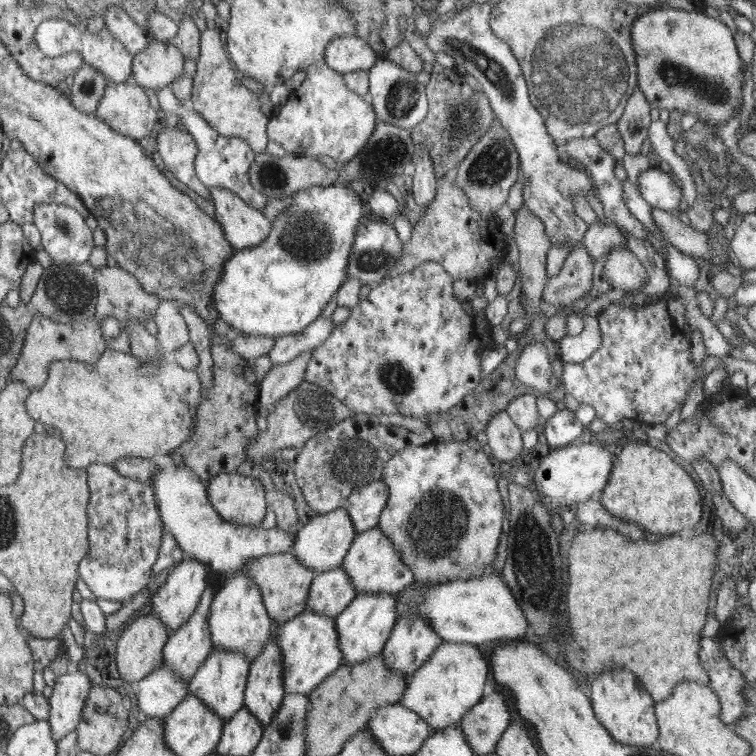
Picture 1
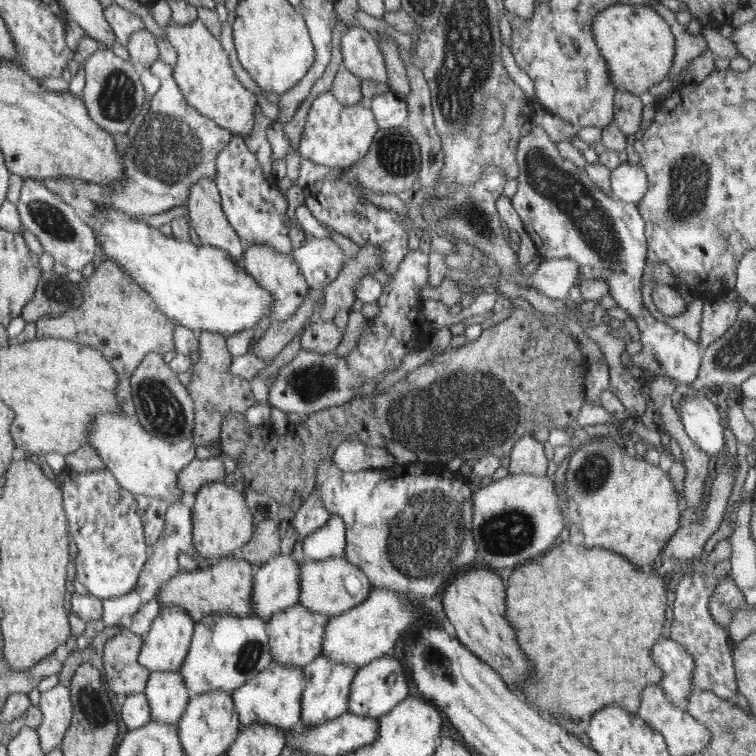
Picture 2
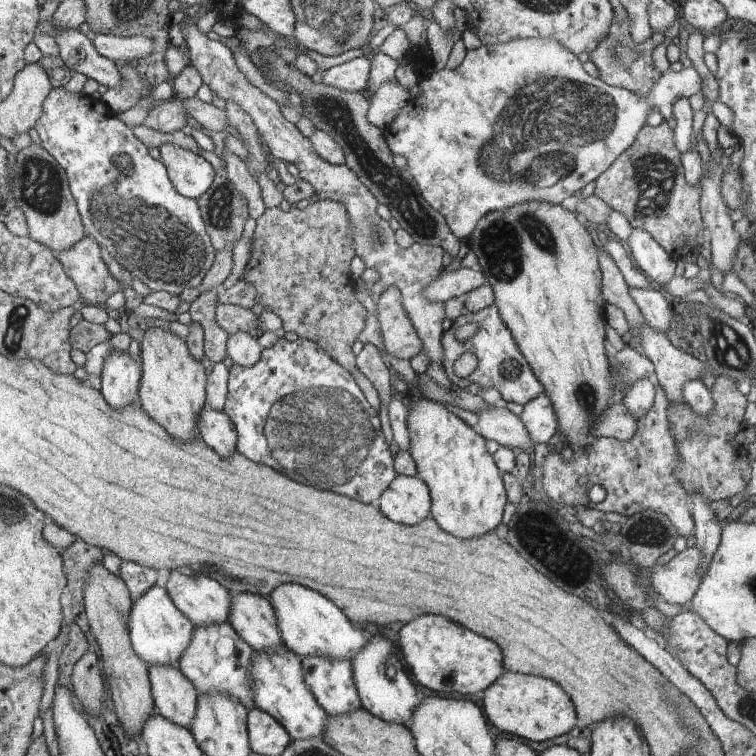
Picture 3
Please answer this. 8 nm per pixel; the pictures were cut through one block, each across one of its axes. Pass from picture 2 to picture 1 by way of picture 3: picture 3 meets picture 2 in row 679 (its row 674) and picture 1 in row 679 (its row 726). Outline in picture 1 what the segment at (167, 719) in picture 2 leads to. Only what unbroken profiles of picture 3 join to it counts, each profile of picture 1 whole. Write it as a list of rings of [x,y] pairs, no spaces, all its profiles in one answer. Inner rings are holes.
[[[214,579],[209,582],[196,612],[184,625],[171,631],[172,636],[166,642],[166,666],[179,674],[187,684],[213,651],[207,618],[219,586]]]

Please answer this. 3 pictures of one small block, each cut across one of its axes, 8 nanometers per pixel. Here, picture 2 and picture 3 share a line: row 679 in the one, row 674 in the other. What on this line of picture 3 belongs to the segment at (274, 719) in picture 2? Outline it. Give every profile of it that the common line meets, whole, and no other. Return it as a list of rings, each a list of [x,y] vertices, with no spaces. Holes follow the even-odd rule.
[[[285,647],[280,652],[256,652],[256,662],[253,663],[252,683],[256,707],[275,717],[289,732],[292,740],[322,737],[325,723],[328,722],[328,713],[305,680],[301,659],[300,655]]]

